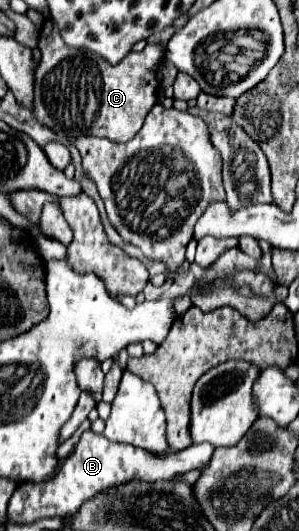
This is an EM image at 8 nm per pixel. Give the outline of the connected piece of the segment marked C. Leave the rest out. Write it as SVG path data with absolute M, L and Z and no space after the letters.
M46 19L40 29L40 51L42 51L42 61L34 73L36 79L34 79L32 111L42 125L52 129L58 137L76 139L84 135L94 135L94 137L108 137L110 141L116 143L126 143L140 131L146 113L156 103L156 93L158 93L156 71L162 61L162 49L158 45L146 45L144 51L140 53L132 51L118 65L110 65L92 51L66 47L60 37L60 31L56 29L56 23L52 19Z

